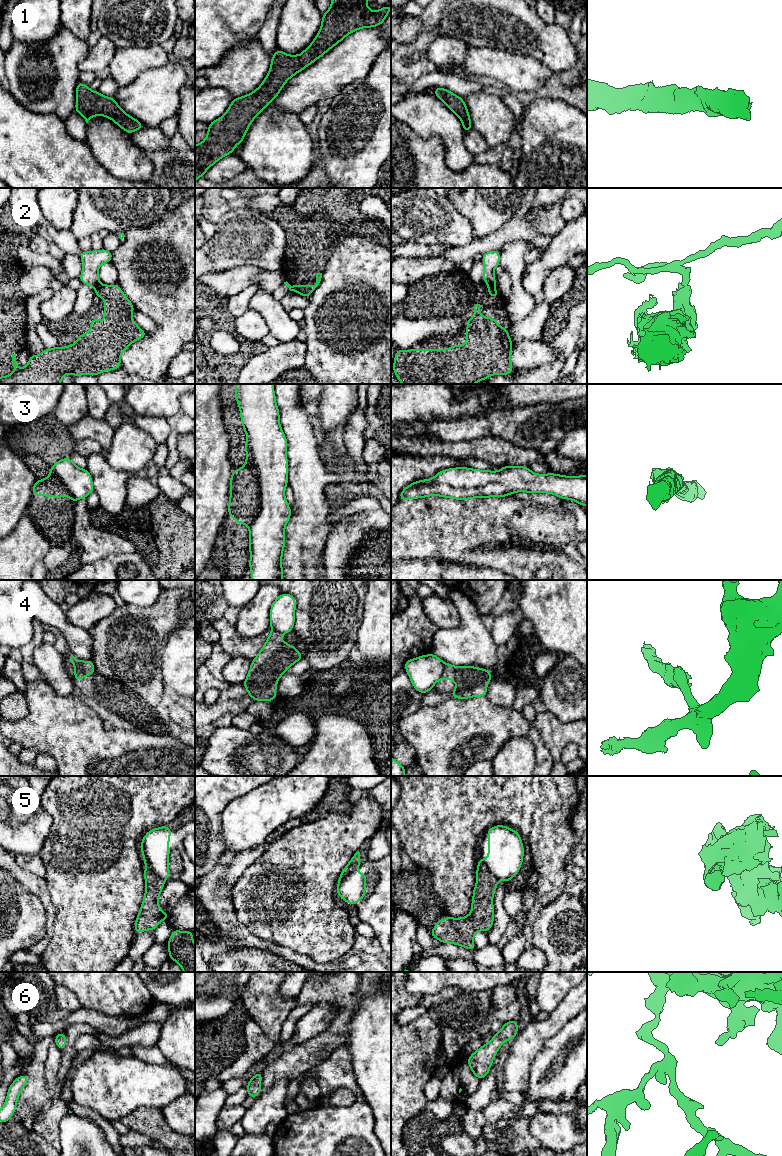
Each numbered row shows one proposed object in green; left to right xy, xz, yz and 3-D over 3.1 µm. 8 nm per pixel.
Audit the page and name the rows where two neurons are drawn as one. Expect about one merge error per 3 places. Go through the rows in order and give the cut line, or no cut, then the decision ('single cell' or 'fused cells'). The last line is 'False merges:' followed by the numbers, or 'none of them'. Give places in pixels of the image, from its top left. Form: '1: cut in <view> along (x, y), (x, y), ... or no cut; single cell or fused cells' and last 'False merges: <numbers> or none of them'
1: no cut; single cell
2: cut in yz along (488, 285), (494, 286); fused cells
3: no cut; single cell
4: cut in yz along (445, 663), (443, 674), (440, 678); fused cells
5: cut in yz along (479, 859), (494, 876), (500, 879); fused cells
6: no cut; single cell
False merges: 2, 4, 5

